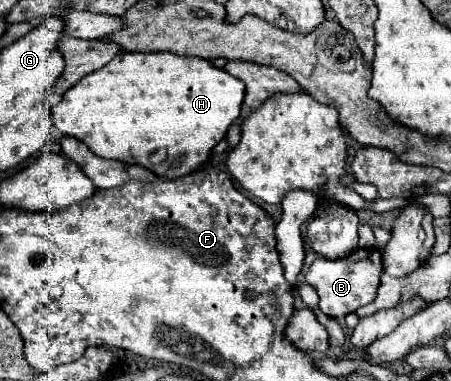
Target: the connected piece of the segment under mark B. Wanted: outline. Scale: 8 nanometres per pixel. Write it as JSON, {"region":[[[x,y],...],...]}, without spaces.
{"region":[[[357,249],[355,253],[347,255],[347,259],[323,259],[317,257],[307,273],[307,283],[319,295],[319,307],[325,315],[337,319],[353,313],[357,307],[367,305],[375,299],[379,279],[383,273],[381,265],[381,251],[379,249]]]}

